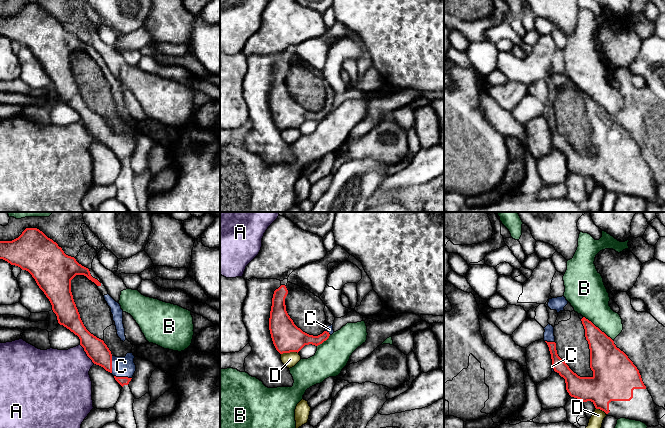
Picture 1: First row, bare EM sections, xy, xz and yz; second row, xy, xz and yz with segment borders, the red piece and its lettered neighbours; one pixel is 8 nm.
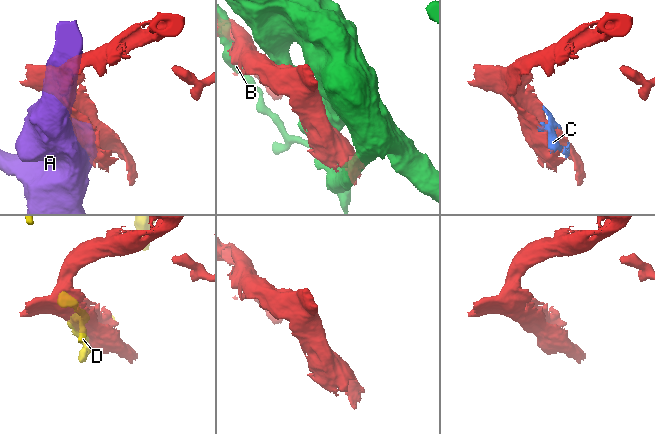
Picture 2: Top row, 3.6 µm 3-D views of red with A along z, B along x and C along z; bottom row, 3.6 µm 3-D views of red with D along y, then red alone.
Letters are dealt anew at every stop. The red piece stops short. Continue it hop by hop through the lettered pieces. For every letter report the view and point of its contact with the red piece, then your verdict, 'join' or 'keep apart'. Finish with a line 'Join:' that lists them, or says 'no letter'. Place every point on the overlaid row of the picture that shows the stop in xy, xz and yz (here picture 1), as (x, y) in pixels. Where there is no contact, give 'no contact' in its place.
A: xy (86, 353) | keep apart
B: yz (597, 327) | keep apart
C: xy (123, 377) | join
D: xz (289, 352) | keep apart
Join: C

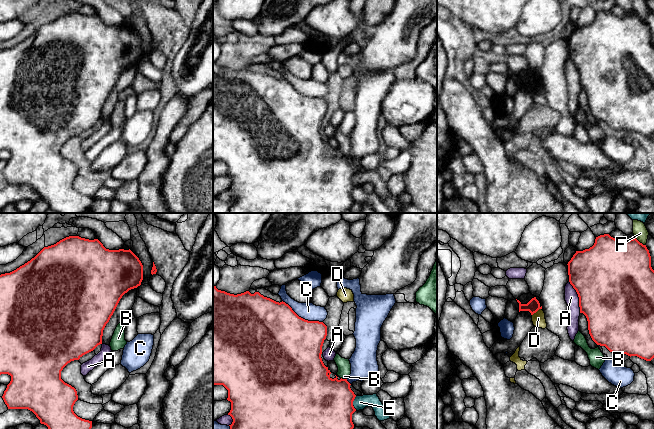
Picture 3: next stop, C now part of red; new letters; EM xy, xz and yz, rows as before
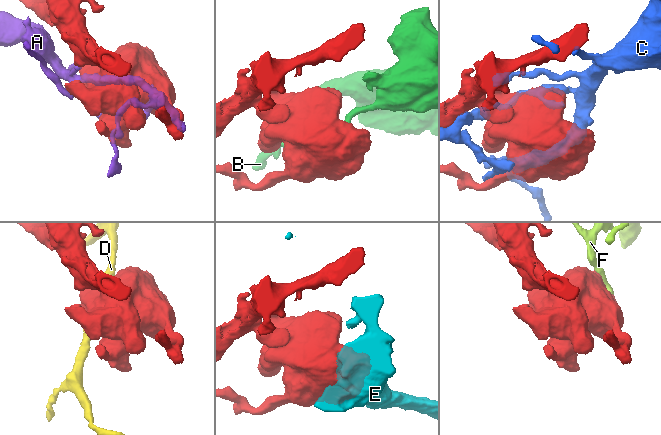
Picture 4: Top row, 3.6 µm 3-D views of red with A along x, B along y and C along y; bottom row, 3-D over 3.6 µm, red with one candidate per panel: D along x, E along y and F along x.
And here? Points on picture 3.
A: yz (578, 296) | keep apart
B: xz (344, 379) | join
C: xz (302, 318) | keep apart
D: yz (536, 311) | keep apart
E: xz (352, 403) | keep apart
F: yz (639, 242) | keep apart
Join: B

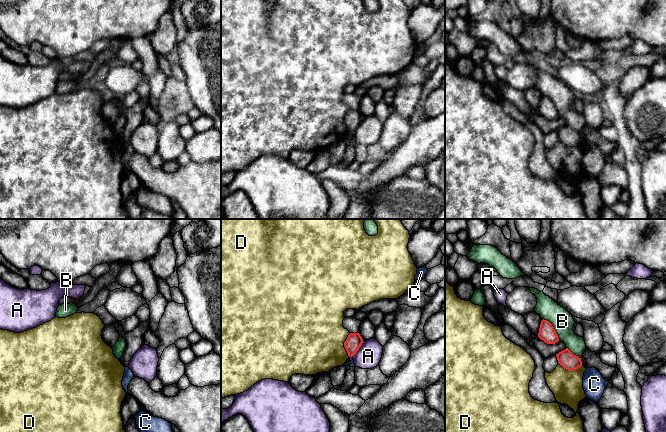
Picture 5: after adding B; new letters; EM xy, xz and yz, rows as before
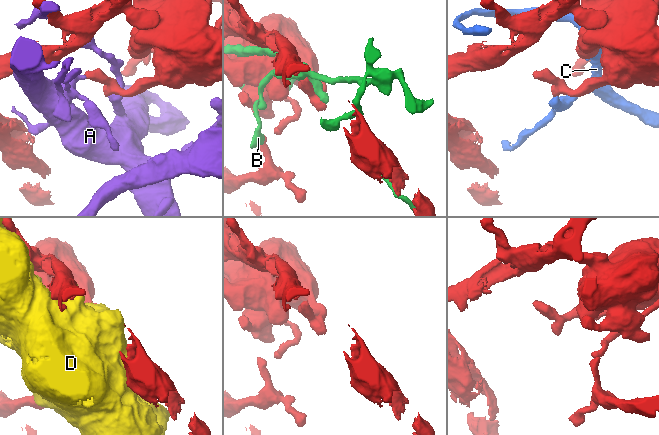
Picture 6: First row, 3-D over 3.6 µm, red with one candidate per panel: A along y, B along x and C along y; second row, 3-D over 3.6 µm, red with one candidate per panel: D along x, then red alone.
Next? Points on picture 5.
A: xz (358, 349) | keep apart
B: yz (553, 328) | keep apart
C: xz (350, 356) | keep apart
D: xz (344, 345) | keep apart
Join: no letter

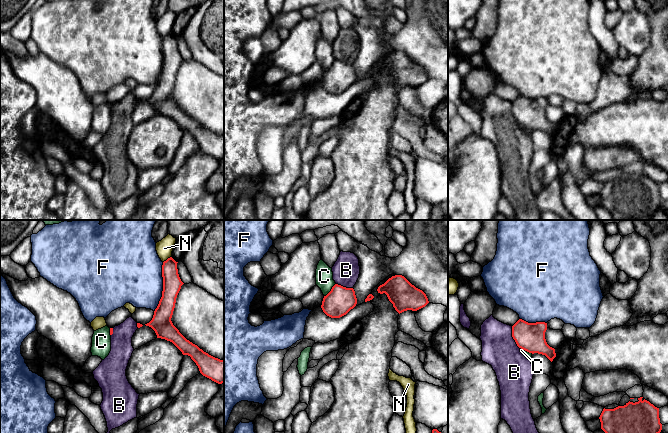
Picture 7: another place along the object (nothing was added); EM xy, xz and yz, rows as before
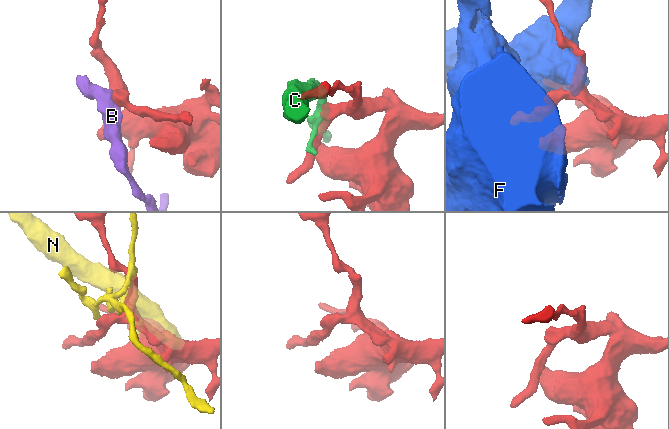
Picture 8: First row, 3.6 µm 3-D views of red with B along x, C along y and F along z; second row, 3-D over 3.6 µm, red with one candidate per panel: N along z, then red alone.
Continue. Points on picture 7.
B: yz (512, 336) | join
C: xz (331, 290) | keep apart
F: xy (163, 287) | keep apart
N: xy (168, 258) | keep apart
Join: B

